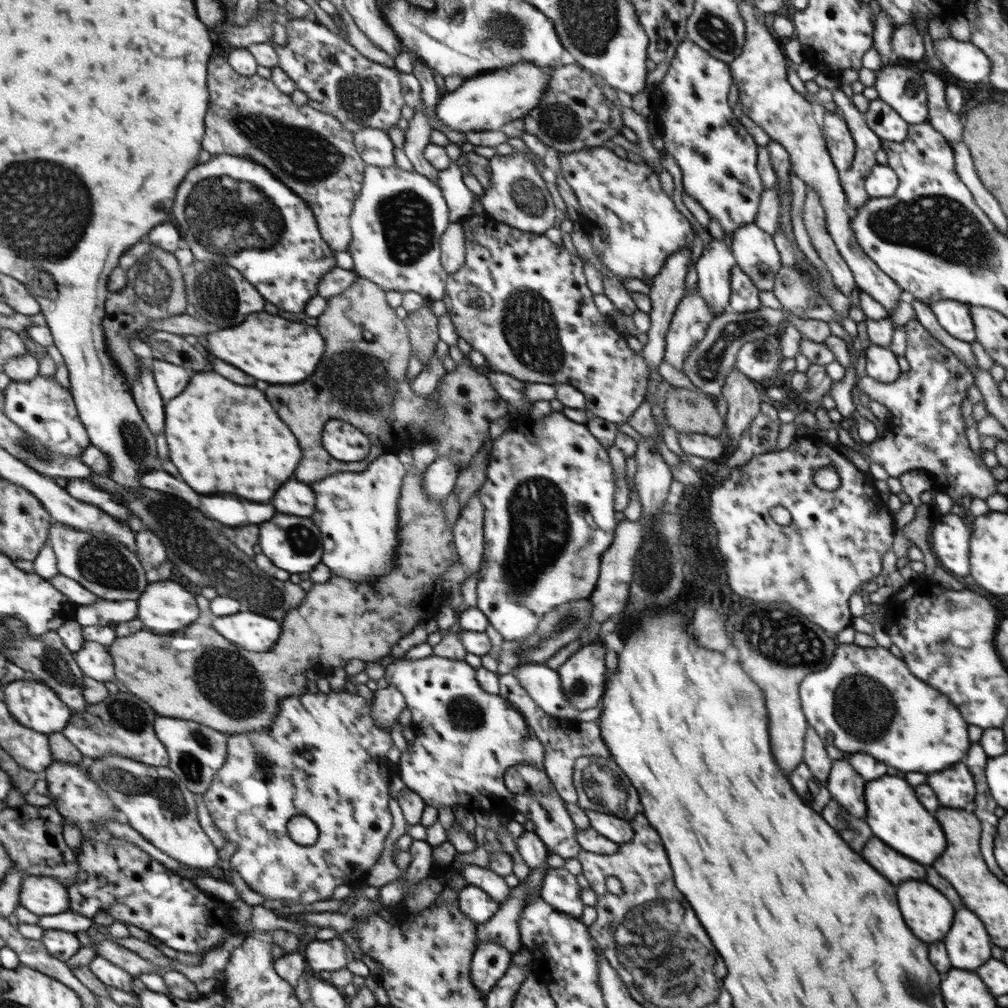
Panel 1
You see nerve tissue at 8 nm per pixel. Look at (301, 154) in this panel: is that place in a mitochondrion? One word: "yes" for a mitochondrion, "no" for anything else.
yes

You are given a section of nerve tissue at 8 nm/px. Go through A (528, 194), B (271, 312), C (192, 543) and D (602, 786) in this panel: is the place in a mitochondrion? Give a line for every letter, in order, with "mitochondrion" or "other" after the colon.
A: mitochondrion
B: other
C: mitochondrion
D: mitochondrion

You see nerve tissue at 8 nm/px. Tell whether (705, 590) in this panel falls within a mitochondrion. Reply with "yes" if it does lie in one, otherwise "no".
no

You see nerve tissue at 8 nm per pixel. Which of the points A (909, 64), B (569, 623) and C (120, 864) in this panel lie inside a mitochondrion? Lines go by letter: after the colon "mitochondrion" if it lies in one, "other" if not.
A: other
B: mitochondrion
C: other

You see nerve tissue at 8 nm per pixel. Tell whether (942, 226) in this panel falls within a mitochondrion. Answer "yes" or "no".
yes

